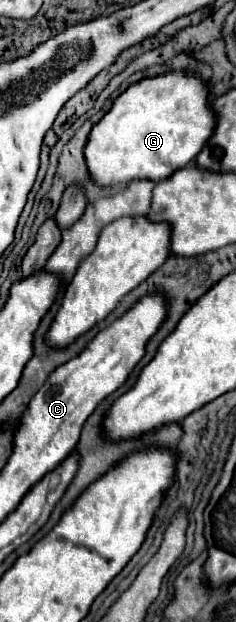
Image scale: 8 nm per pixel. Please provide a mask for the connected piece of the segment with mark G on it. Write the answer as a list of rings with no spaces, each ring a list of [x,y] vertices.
[[[164,73],[152,79],[142,79],[118,95],[112,109],[92,127],[84,147],[88,173],[100,187],[130,183],[134,179],[148,179],[154,183],[164,181],[194,161],[208,141],[208,135],[212,135],[212,123],[214,119],[212,111],[208,111],[208,91],[204,91],[204,81],[200,77],[190,73]]]

